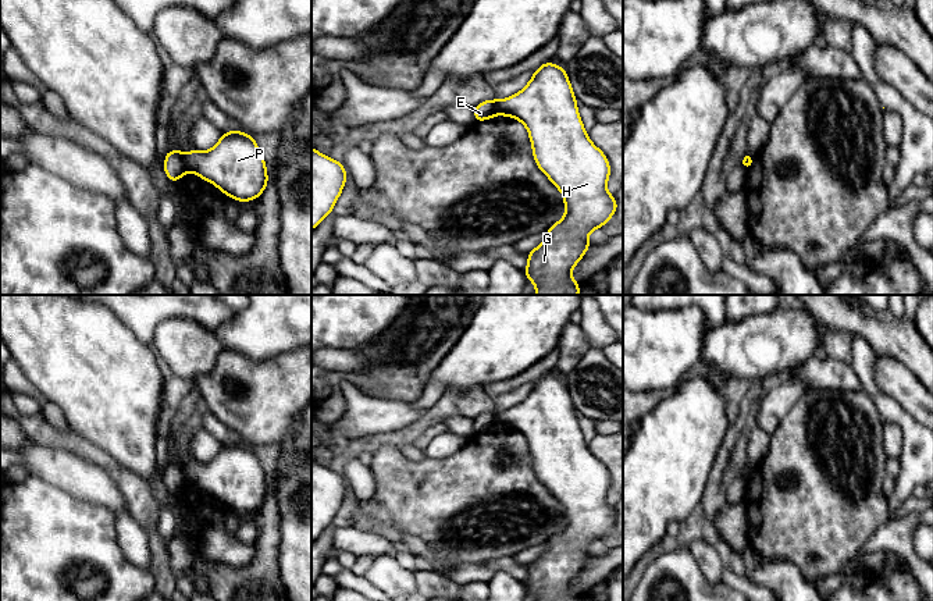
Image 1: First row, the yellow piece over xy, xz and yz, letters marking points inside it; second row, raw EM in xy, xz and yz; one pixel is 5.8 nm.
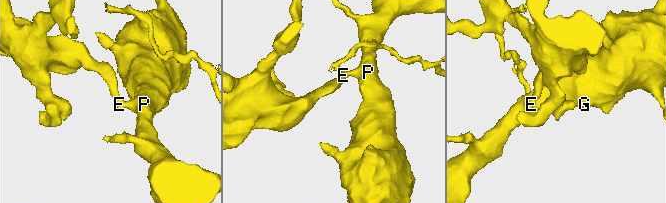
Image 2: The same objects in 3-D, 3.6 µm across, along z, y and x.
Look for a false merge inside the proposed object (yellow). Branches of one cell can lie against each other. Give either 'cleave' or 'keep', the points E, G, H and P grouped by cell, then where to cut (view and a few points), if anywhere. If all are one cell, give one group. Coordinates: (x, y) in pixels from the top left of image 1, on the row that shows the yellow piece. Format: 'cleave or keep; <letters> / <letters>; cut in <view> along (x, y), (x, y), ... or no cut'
cleave; E / G H P; cut in xy along (182, 155), (188, 169)

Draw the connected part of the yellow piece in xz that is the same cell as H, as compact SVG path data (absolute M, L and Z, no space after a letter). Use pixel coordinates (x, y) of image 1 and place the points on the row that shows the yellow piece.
M545 61L519 93L498 100L496 111L526 125L535 164L563 193L565 200L565 217L551 225L545 231L546 239L527 253L528 264L523 270L527 281L535 284L535 295L578 295L583 284L576 282L570 273L592 246L587 235L602 228L619 209L615 196L606 191L610 163L590 141L566 68L560 65Z

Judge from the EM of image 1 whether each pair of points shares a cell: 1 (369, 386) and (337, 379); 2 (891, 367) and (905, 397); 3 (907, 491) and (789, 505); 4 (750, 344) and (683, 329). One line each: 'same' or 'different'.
1: same
2: same
3: different
4: different

